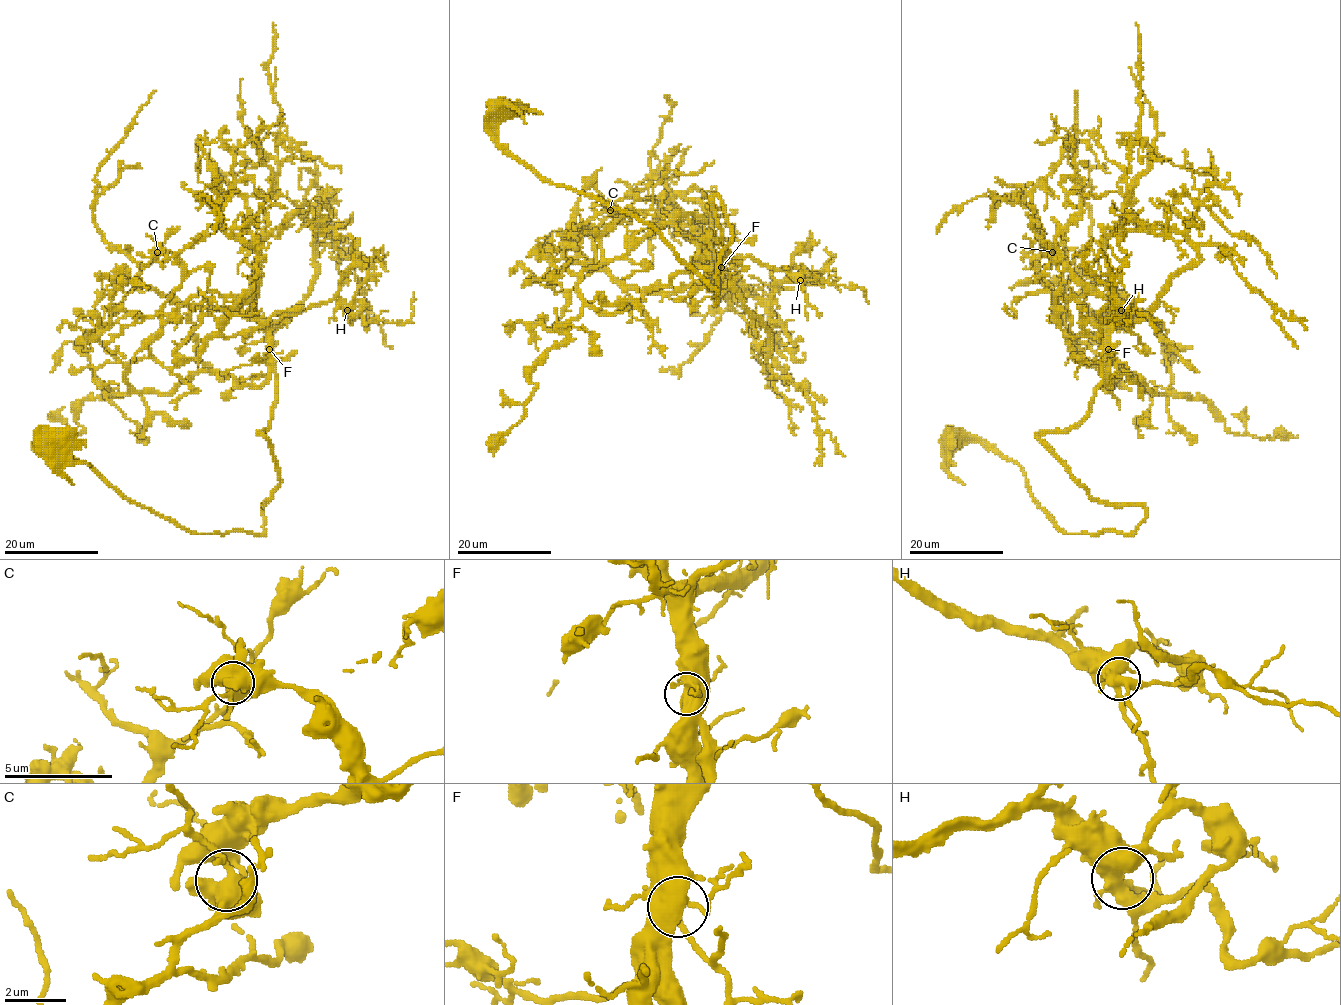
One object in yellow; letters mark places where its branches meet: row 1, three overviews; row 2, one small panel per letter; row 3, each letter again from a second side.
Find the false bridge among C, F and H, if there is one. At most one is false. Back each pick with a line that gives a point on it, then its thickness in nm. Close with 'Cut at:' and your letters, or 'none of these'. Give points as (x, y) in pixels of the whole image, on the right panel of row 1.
Cut at: none of these

